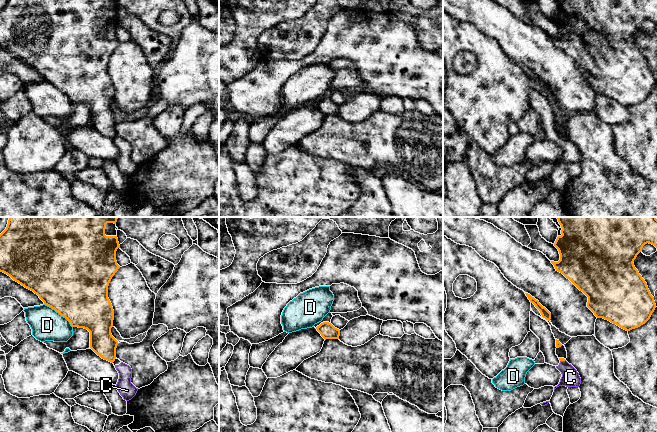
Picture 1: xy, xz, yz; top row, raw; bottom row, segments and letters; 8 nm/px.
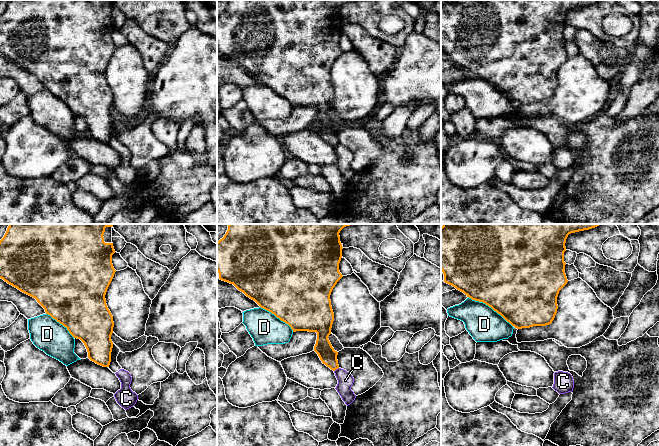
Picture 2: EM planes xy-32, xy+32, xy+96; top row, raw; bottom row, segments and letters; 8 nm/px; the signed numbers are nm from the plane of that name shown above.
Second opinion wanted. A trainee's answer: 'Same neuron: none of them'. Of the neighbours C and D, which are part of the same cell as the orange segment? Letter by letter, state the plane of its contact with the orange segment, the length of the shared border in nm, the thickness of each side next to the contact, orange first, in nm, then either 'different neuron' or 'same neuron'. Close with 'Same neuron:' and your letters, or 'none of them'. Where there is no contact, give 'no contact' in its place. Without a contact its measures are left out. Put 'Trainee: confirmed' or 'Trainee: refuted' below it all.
C: yz | 50 nm | 30/140 nm | different neuron
D: xy | 300 nm | 500/260 nm | different neuron
Same neuron: none of them
Trainee: confirmed

